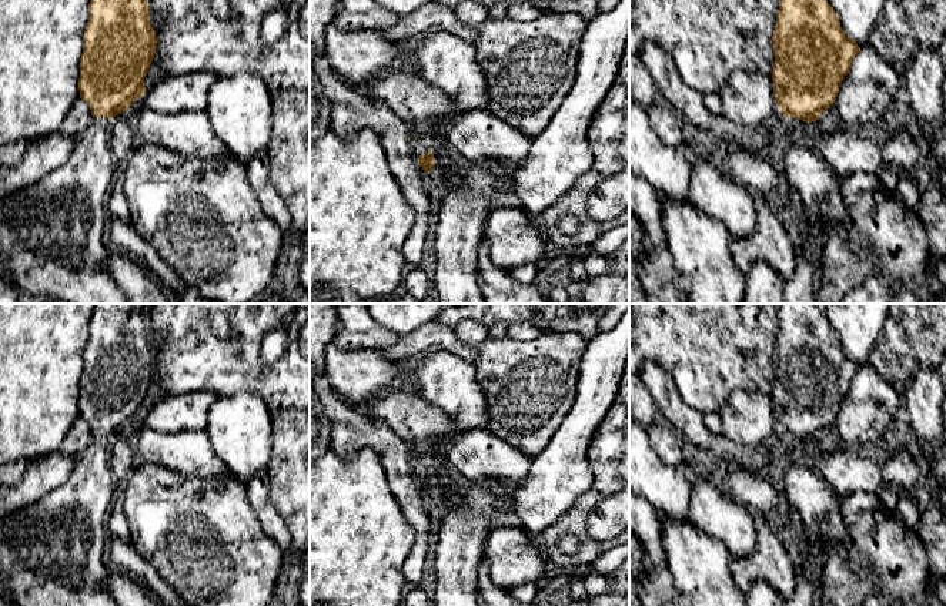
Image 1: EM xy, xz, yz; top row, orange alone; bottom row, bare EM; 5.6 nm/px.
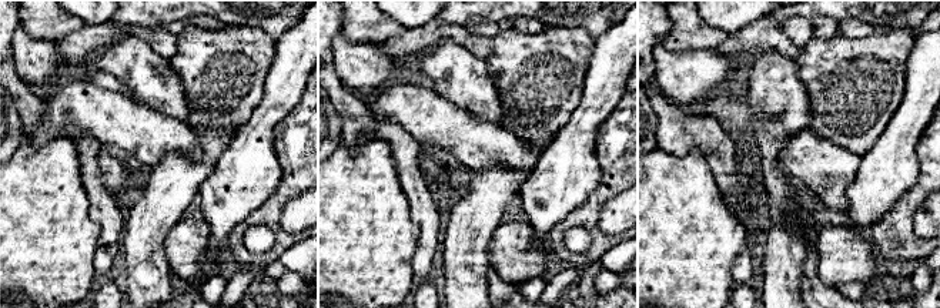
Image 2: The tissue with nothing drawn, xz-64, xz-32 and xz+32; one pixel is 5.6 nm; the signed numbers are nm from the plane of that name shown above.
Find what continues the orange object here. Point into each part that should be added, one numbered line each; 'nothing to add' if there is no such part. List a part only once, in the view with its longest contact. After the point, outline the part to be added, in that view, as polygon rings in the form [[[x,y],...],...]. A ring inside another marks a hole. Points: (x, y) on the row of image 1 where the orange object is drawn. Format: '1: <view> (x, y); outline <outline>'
1: yz (814, 184); outline [[[795,117],[783,121],[778,163],[780,185],[795,198],[798,230],[825,227],[832,235],[845,224],[850,208],[843,202],[838,173],[816,151],[808,123]]]

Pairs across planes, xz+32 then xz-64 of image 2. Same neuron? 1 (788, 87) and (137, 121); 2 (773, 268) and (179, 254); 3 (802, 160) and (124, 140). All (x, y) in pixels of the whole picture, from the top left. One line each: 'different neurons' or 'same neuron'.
1: different neurons
2: different neurons
3: same neuron

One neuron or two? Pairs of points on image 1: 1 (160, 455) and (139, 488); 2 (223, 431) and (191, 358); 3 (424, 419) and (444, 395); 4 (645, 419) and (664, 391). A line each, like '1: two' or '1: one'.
1: two
2: two
3: two
4: two

